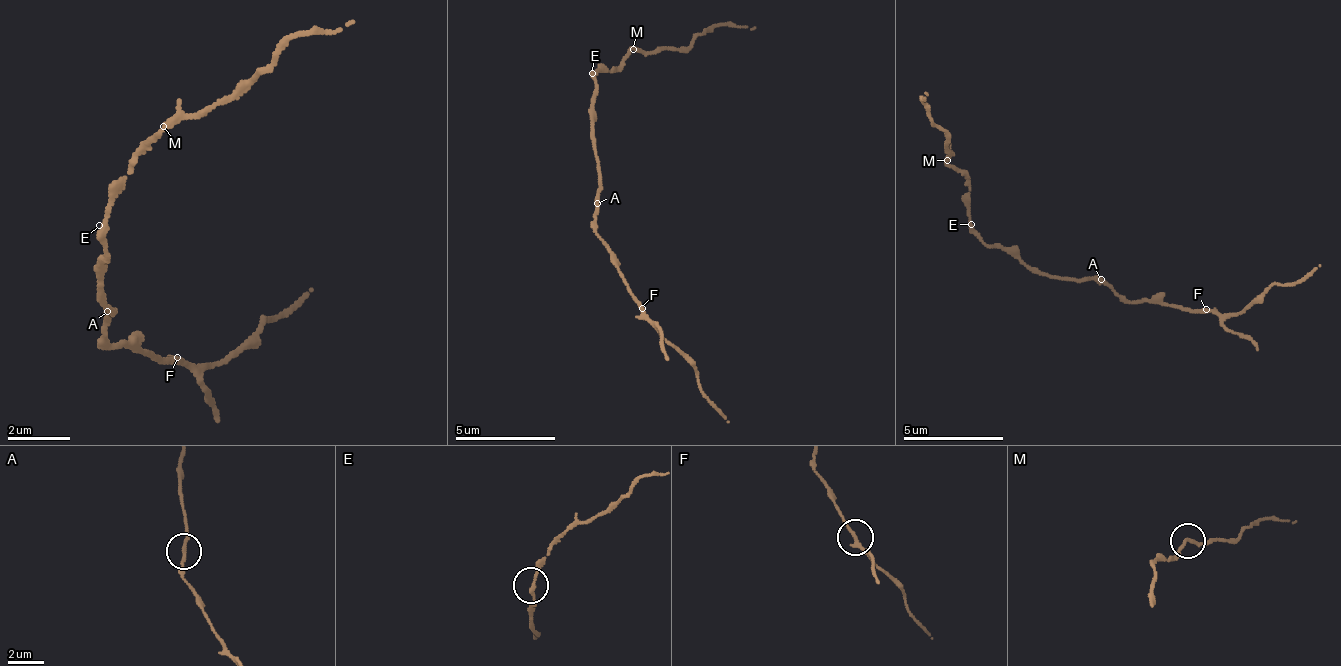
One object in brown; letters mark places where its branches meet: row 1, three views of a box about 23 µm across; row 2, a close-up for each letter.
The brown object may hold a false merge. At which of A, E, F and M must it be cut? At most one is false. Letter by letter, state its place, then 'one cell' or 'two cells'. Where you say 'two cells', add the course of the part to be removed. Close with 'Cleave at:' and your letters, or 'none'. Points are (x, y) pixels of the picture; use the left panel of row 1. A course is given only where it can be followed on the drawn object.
A: at (107, 311); one cell
E: at (99, 225); one cell
F: at (177, 357); one cell
M: at (163, 126); one cell
Cleave at: none

